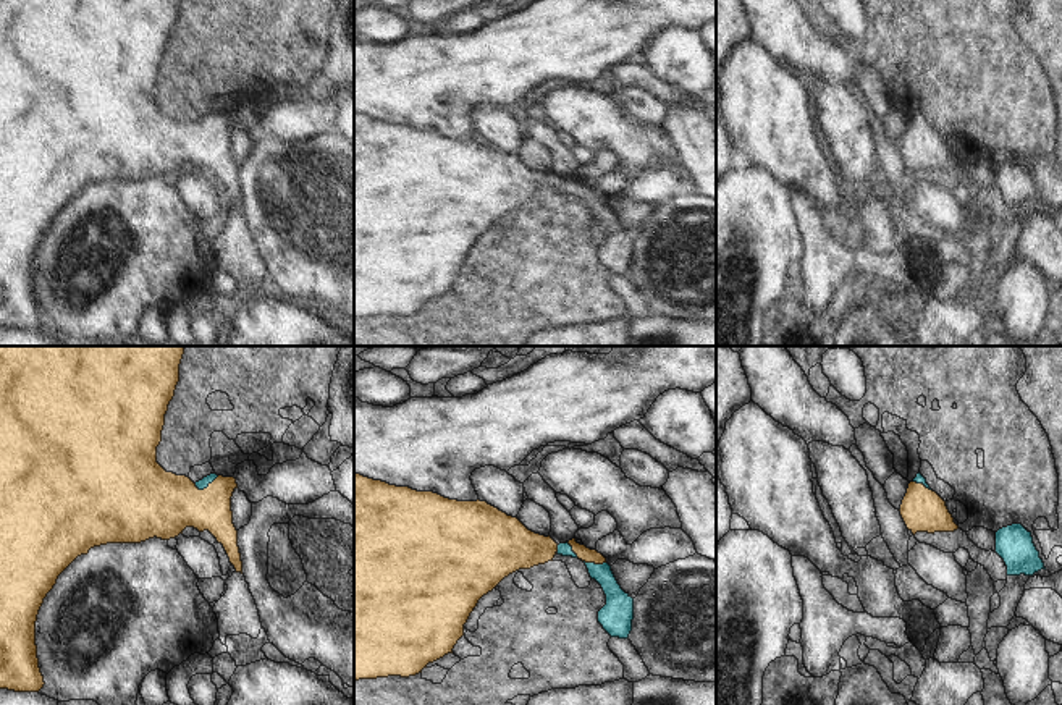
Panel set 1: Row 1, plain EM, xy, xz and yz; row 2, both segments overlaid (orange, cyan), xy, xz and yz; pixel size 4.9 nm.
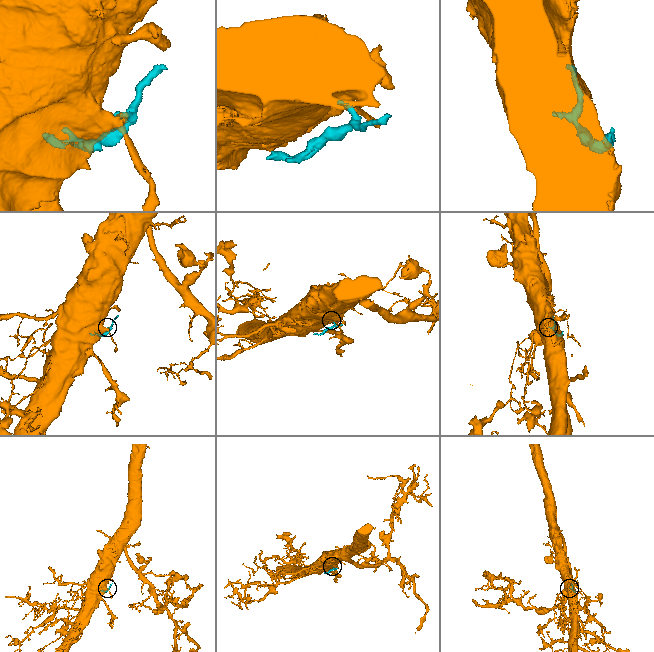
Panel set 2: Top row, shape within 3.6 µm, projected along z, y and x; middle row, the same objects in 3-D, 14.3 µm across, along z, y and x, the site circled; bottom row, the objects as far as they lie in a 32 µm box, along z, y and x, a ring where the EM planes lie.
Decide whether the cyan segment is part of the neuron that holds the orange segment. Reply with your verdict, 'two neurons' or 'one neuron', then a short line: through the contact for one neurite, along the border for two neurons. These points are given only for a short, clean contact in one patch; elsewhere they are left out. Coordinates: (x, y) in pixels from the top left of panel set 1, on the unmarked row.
one neuron; line xy (160, 141), (191, 141), (207, 125), (202, 122)

